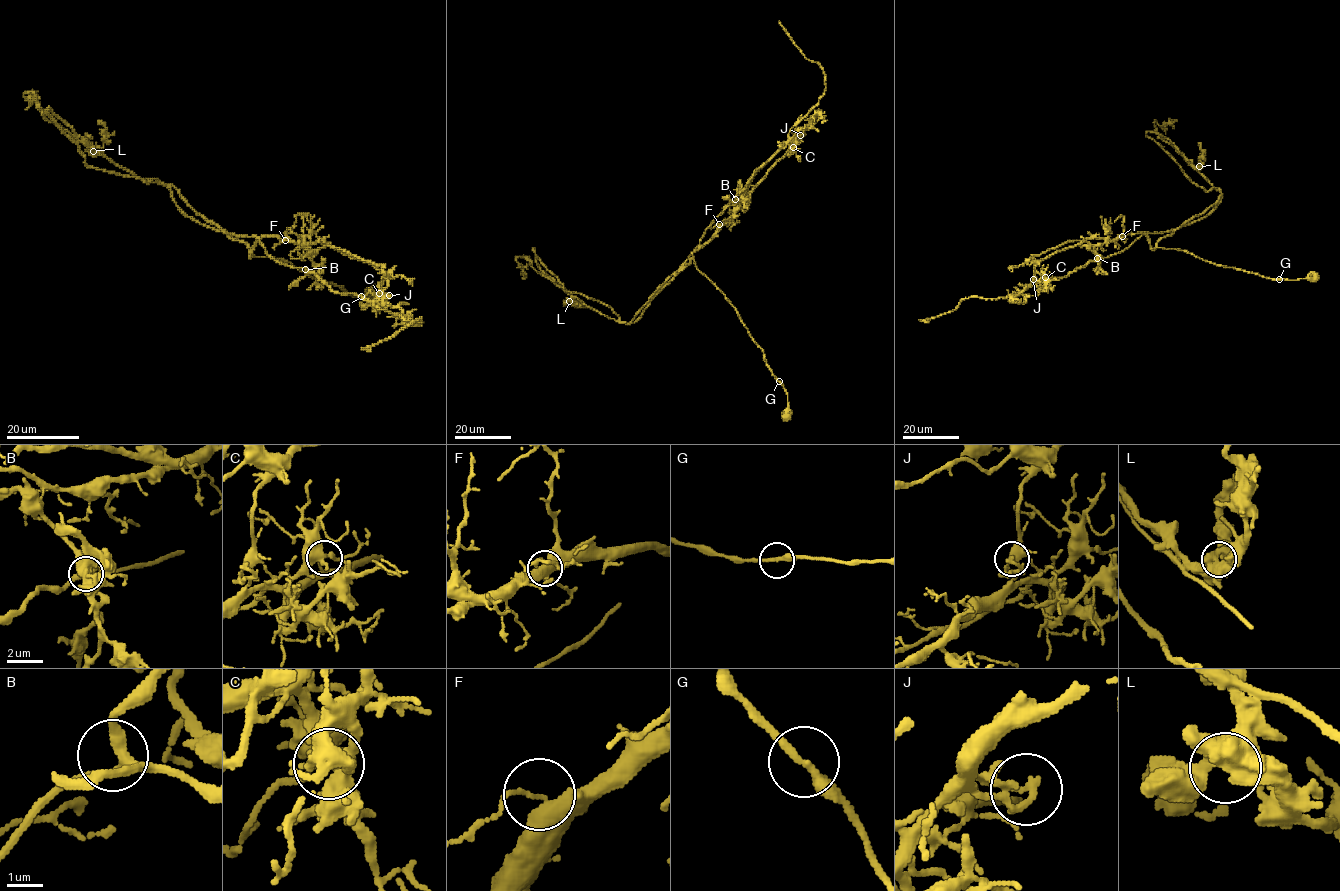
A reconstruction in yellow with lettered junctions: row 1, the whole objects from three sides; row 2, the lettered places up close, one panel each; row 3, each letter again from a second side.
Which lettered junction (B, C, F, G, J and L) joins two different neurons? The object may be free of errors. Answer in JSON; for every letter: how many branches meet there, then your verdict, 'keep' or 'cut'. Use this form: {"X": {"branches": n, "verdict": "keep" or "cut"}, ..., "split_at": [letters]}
{"B": {"branches": 3, "verdict": "keep"}, "C": {"branches": 3, "verdict": "keep"}, "F": {"branches": 2, "verdict": "keep"}, "G": {"branches": 2, "verdict": "keep"}, "J": {"branches": 2, "verdict": "cut"}, "L": {"branches": 2, "verdict": "keep"}, "split_at": ["J"]}

